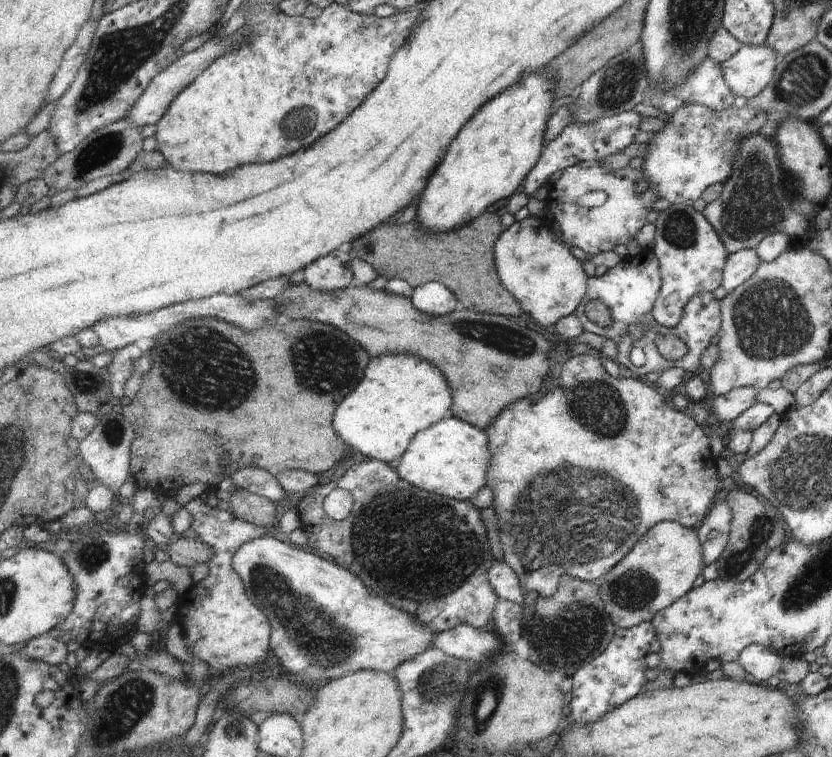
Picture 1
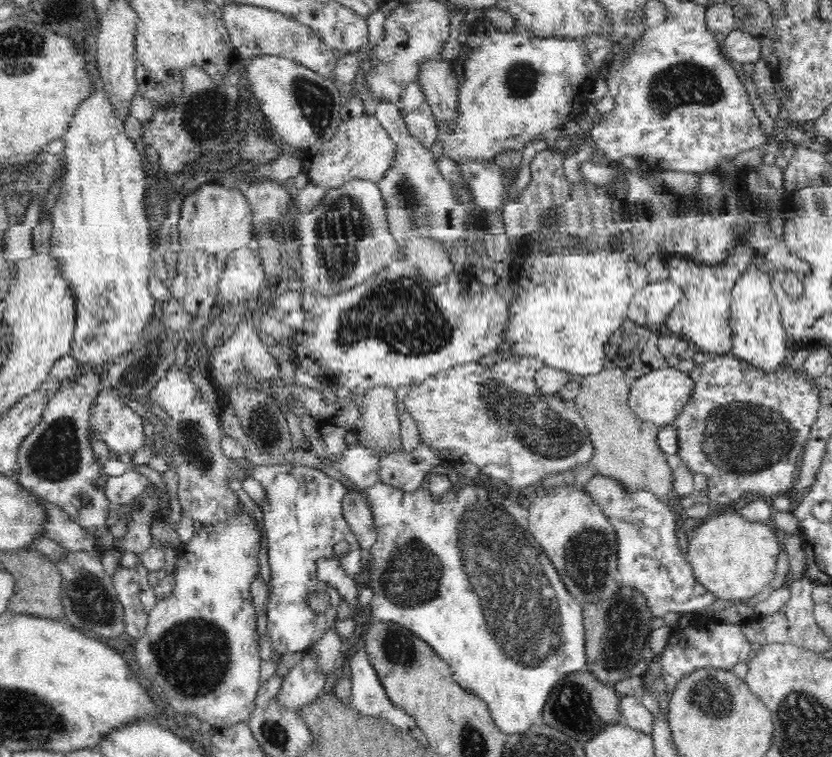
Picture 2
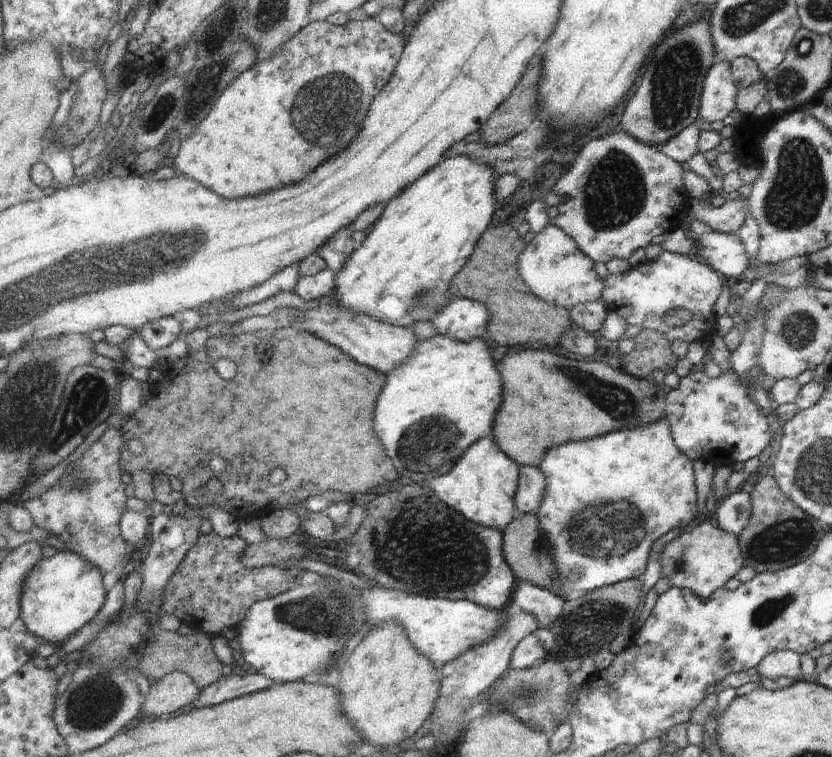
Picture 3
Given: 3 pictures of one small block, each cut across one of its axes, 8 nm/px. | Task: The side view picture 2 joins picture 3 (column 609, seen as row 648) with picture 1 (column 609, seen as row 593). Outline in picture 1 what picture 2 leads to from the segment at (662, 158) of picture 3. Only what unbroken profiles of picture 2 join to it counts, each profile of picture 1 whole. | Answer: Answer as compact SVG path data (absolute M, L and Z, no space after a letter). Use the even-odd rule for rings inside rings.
M588 161L566 169L550 186L545 200L547 209L559 224L564 242L589 255L614 251L617 246L634 240L641 228L648 224L647 214L652 211L651 208L658 199L657 194L653 190L647 190L648 188L642 188L640 193L635 192L637 181L645 178L642 170L628 167L619 171L607 171L602 166L599 161ZM592 190L603 190L608 196L606 202L597 208L579 206L577 200Z

